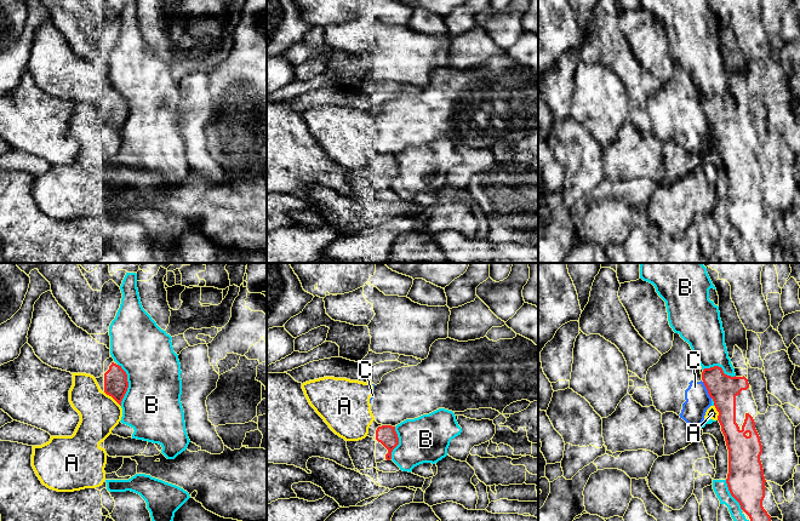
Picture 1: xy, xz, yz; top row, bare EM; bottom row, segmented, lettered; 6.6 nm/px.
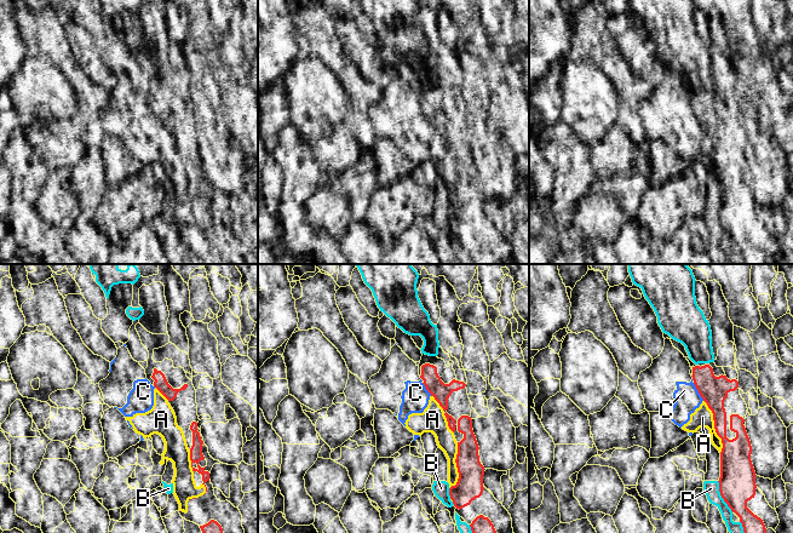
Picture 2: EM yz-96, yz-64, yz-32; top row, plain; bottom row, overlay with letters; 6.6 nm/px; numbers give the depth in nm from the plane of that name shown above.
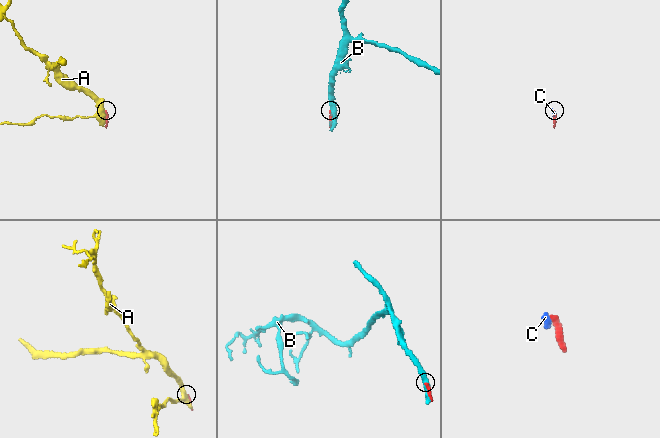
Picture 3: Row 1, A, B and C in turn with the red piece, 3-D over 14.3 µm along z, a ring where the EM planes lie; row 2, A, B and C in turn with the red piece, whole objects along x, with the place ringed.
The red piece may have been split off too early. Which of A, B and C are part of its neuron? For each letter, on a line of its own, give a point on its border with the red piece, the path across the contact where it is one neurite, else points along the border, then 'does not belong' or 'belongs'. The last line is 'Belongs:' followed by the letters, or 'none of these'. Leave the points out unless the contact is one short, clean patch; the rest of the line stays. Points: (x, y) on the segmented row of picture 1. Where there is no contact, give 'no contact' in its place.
A: meets red in xy at (112, 396); does not belong
B: meets red in xy at (127, 384); does not belong
C: meets red in yz at (707, 389); does not belong
Belongs: none of these

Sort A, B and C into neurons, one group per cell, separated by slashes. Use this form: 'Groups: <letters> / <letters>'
Groups: A / B / C

